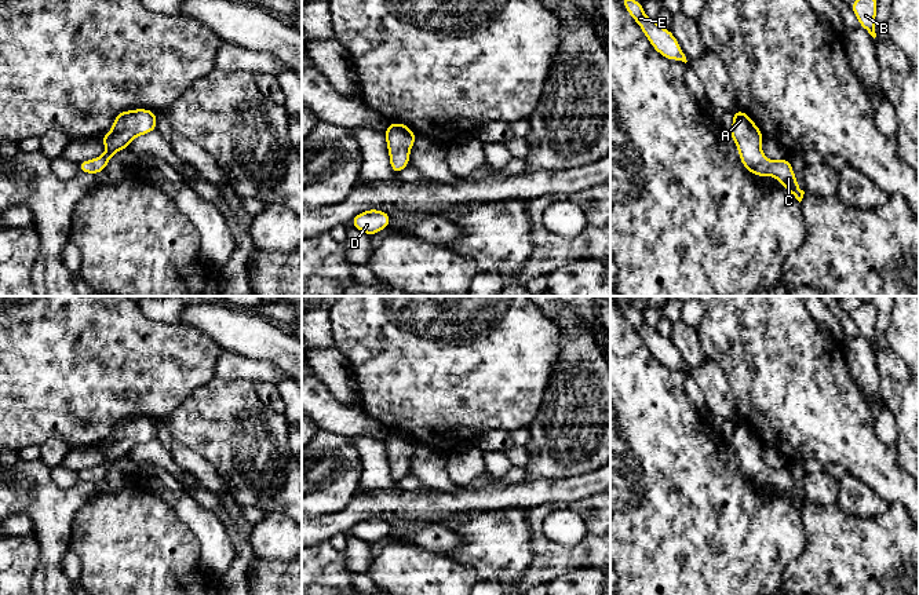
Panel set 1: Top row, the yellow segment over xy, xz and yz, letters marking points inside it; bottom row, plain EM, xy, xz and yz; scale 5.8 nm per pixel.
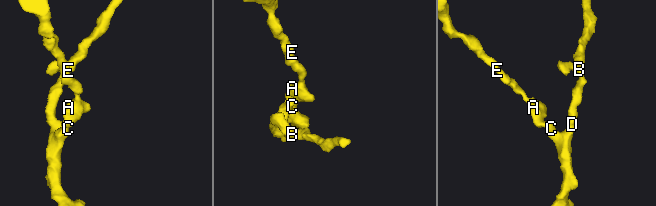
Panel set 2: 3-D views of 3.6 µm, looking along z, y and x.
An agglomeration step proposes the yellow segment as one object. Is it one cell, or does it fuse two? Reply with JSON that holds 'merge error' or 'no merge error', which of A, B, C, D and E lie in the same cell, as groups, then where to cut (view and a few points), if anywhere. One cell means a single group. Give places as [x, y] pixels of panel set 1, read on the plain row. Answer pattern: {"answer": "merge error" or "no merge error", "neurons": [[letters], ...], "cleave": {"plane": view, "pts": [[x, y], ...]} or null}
{"answer": "no merge error", "neurons": [["A", "B", "C", "D", "E"]], "cleave": null}

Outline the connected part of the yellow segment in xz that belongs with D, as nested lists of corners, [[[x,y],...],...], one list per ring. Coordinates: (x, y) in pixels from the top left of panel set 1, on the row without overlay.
[[[368,518],[355,523],[350,532],[360,540],[368,543],[369,545],[382,540],[391,532],[389,521],[379,518]]]

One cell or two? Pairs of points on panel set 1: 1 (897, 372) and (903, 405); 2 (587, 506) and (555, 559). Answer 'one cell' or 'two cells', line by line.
1: one cell
2: one cell

